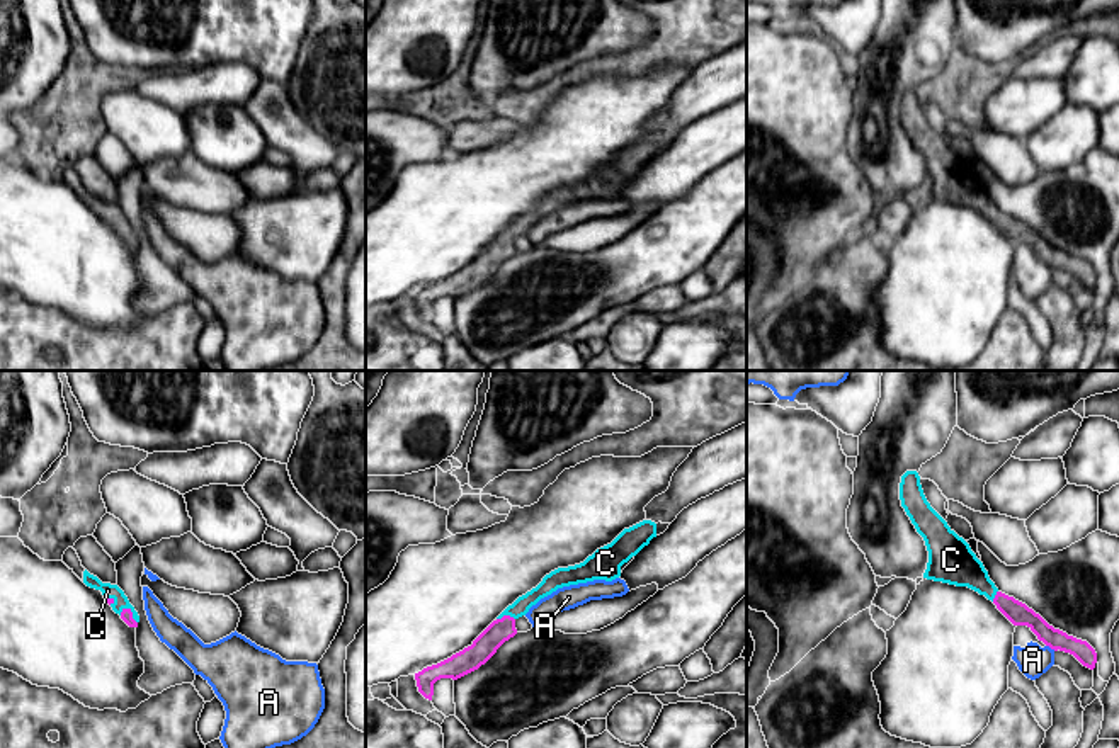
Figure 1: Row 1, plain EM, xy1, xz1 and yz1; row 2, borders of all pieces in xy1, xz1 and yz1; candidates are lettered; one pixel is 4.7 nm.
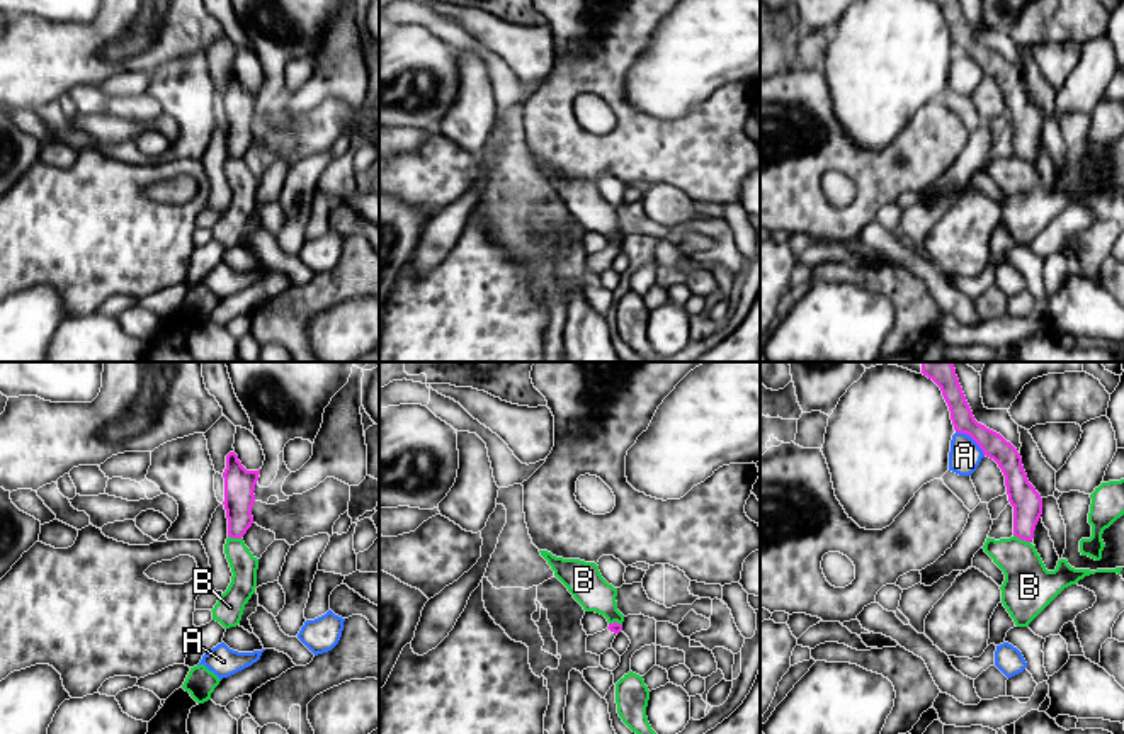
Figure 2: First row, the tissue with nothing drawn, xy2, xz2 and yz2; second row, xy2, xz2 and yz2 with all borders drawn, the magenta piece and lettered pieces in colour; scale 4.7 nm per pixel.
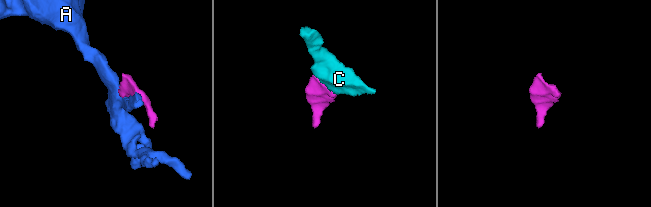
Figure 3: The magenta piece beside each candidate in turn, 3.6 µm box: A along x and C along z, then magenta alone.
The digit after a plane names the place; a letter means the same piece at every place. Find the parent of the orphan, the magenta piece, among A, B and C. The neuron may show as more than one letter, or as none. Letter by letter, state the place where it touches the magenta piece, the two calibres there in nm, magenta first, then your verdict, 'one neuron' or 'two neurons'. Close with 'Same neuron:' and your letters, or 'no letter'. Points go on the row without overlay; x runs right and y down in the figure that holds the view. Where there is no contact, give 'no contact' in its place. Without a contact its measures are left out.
A: contact yz2 (971, 56); calibres 120 and 150 nm; two neurons
B: contact yz2 (1022, 158); calibres 140 and 240 nm; two neurons
C: contact xy1 (131, 233); calibres 60 and 70 nm; one neuron
Same neuron: C

